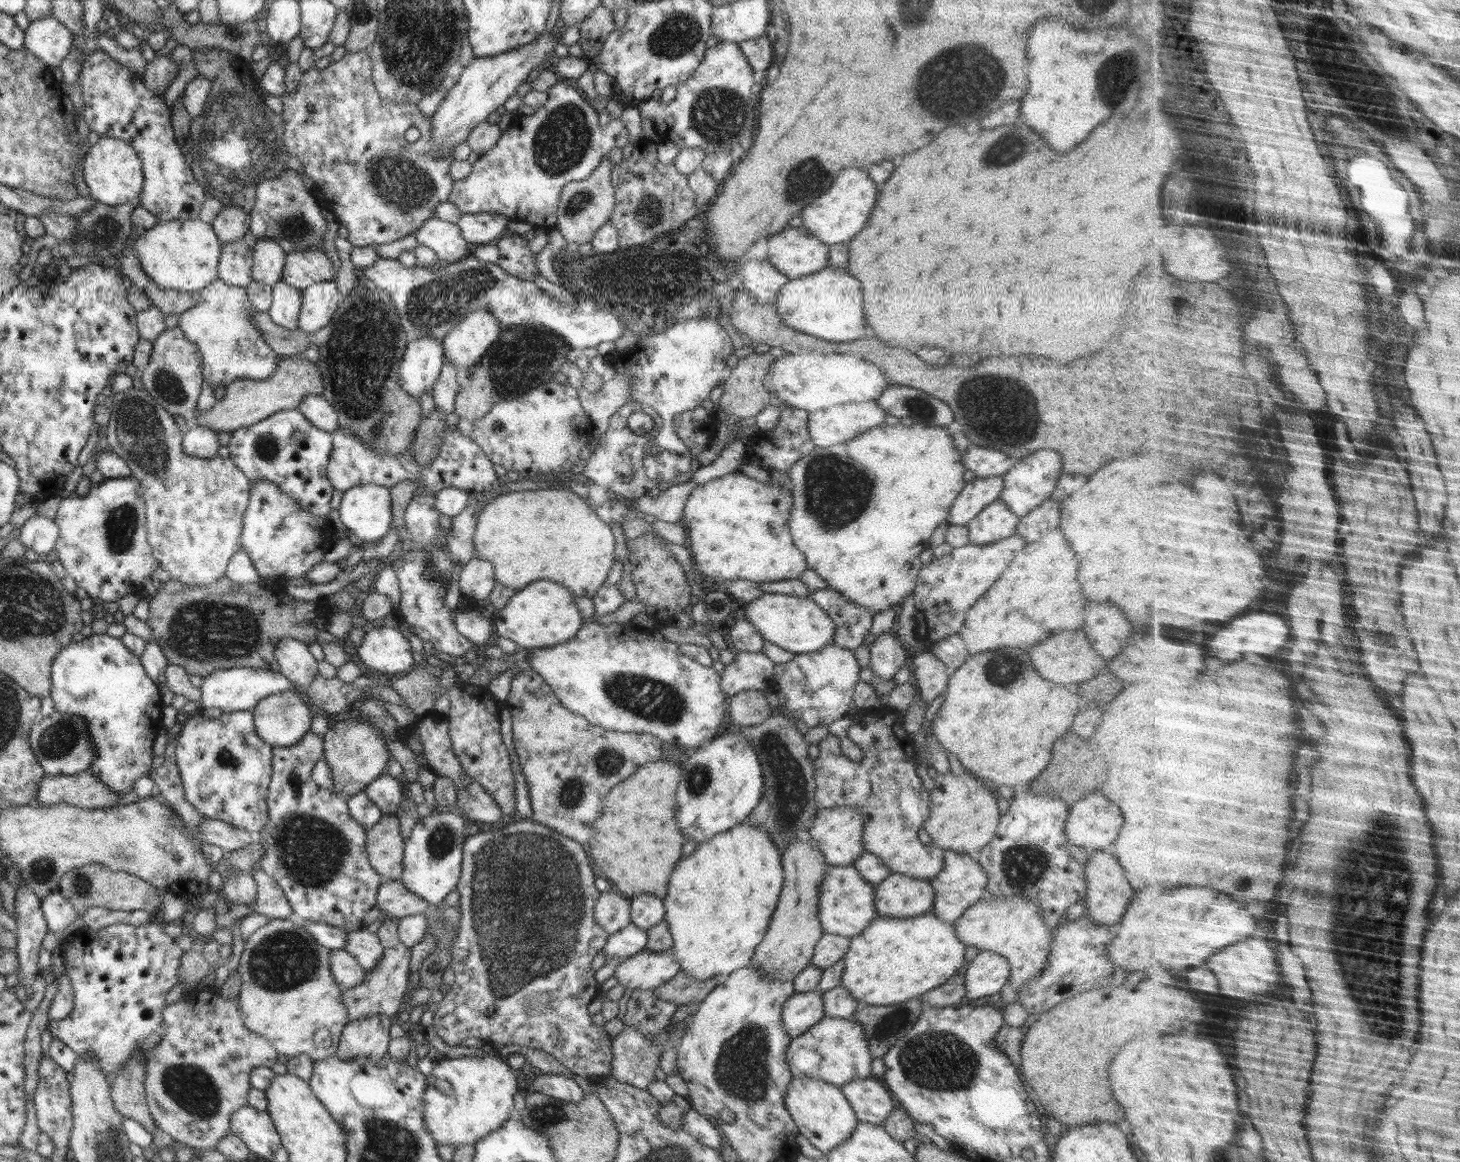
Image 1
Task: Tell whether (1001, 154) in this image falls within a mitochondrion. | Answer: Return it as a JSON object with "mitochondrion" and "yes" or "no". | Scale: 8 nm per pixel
{"mitochondrion":"yes"}

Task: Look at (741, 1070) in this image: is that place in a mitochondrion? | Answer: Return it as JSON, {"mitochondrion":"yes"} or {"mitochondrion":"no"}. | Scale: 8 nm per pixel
{"mitochondrion":"yes"}

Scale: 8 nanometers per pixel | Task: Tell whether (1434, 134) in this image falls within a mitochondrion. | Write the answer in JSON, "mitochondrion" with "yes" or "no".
{"mitochondrion":"no"}

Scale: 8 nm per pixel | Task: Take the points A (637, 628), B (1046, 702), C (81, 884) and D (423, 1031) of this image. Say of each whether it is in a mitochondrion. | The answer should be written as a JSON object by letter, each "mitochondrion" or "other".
{"A":"other","B":"other","C":"mitochondrion","D":"other"}

